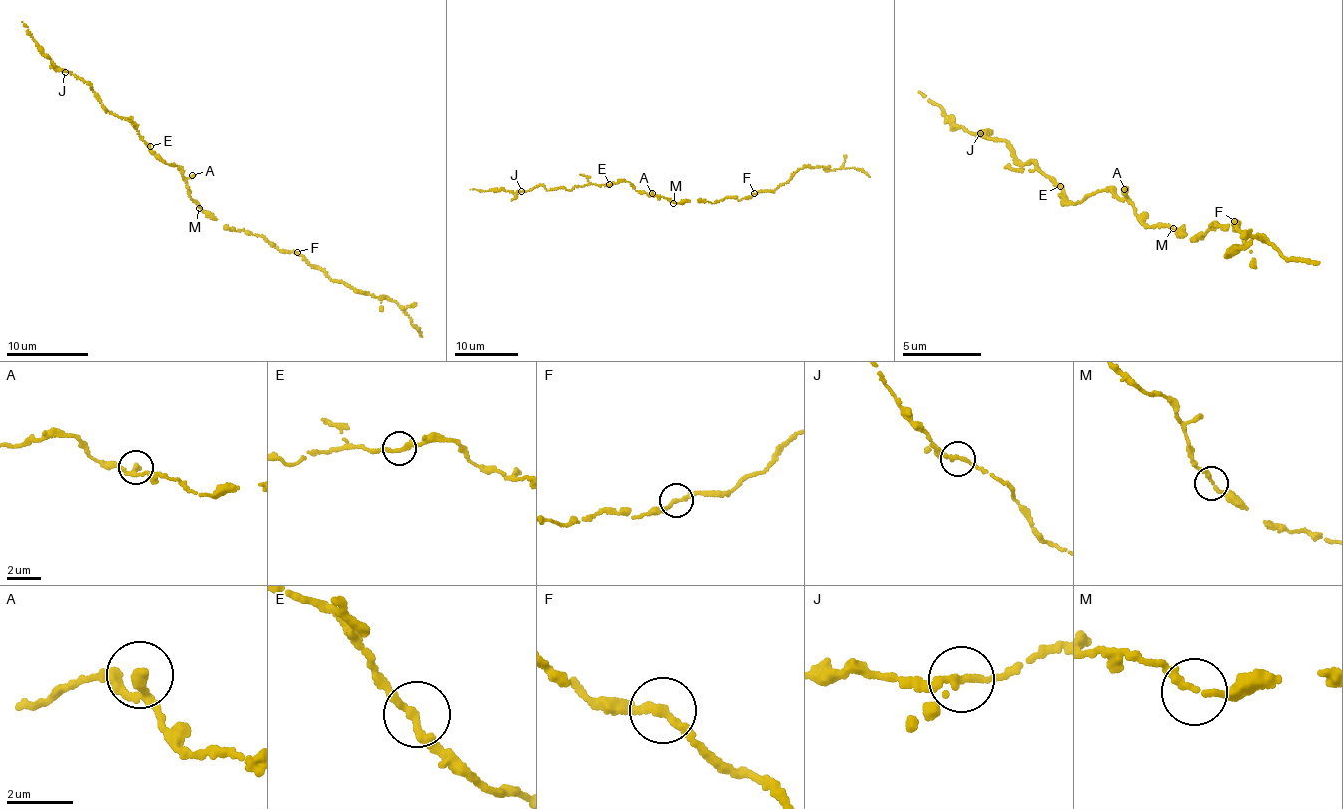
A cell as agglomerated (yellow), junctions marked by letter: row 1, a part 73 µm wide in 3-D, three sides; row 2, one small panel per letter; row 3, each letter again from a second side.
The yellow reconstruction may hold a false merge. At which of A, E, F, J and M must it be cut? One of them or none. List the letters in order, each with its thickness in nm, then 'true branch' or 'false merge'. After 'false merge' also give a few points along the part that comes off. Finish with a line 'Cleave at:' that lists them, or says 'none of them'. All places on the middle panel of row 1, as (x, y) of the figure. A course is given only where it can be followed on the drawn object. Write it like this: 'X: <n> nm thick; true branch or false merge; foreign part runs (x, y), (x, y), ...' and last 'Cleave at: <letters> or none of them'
A: 240 nm thick; true branch
E: 260 nm thick; true branch
F: 260 nm thick; true branch
J: 240 nm thick; true branch
M: 220 nm thick; true branch
Cleave at: none of them

